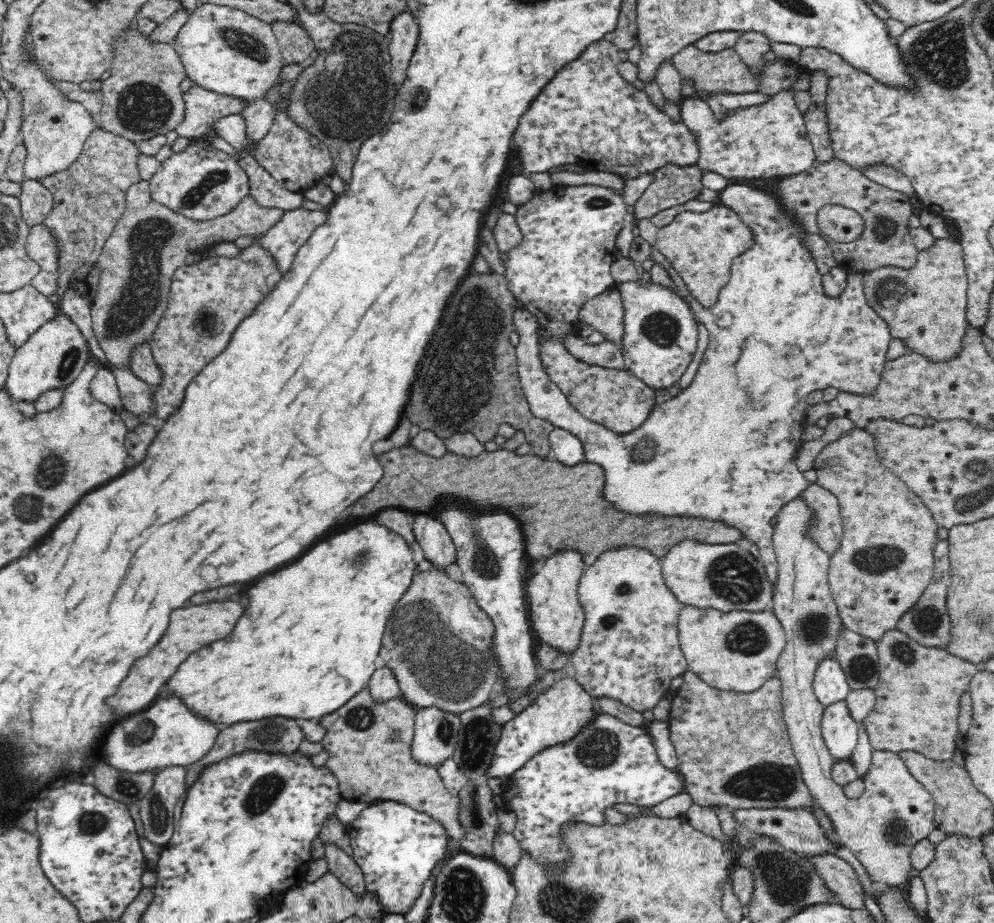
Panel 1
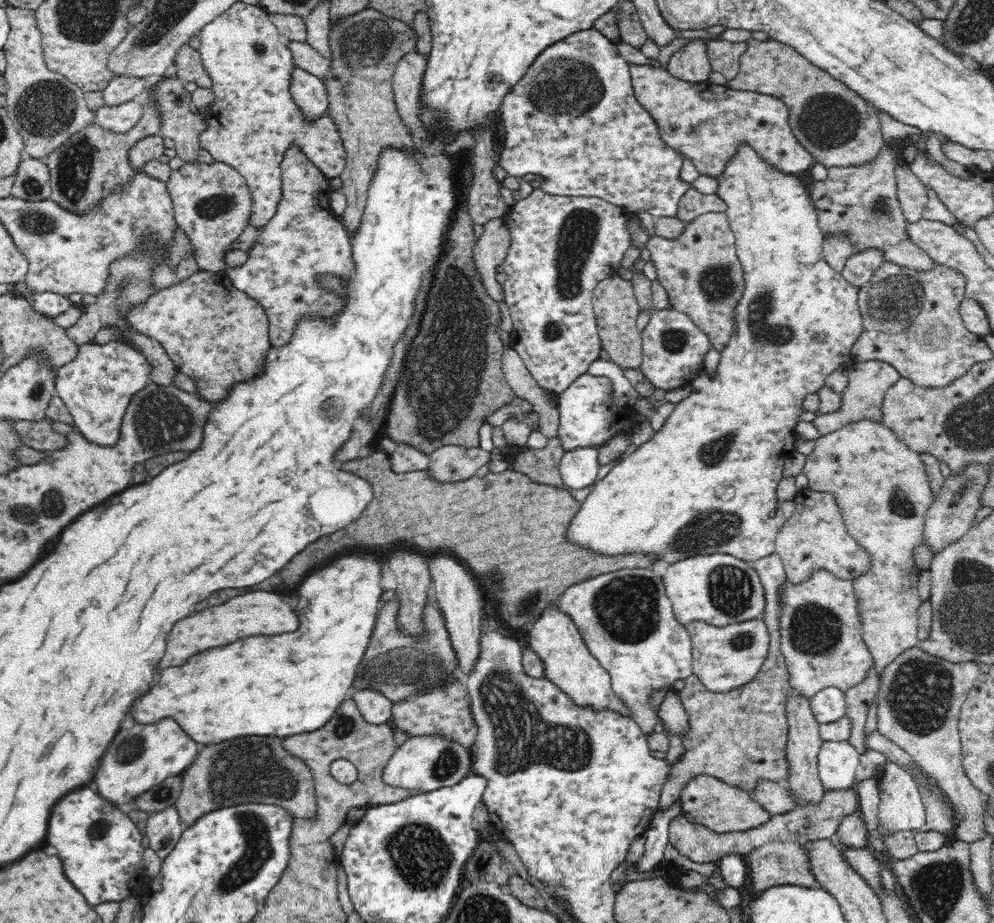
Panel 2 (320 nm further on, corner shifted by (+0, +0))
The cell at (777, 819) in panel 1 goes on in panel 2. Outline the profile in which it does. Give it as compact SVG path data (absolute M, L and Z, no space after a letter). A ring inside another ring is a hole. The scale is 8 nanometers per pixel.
M760 781L751 799L771 815L786 814L799 806L786 785L776 782Z

